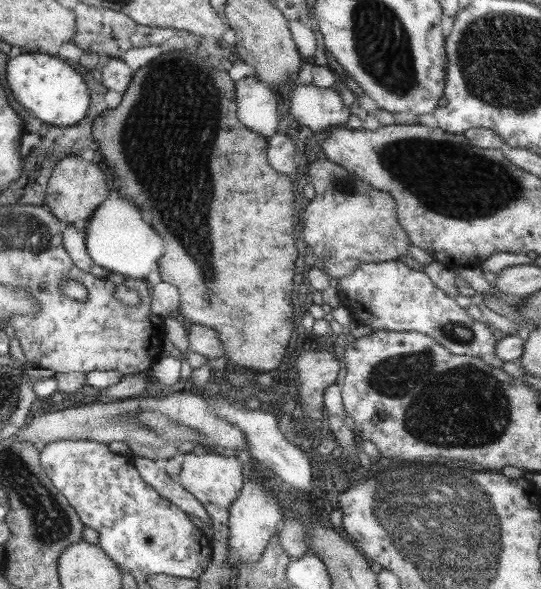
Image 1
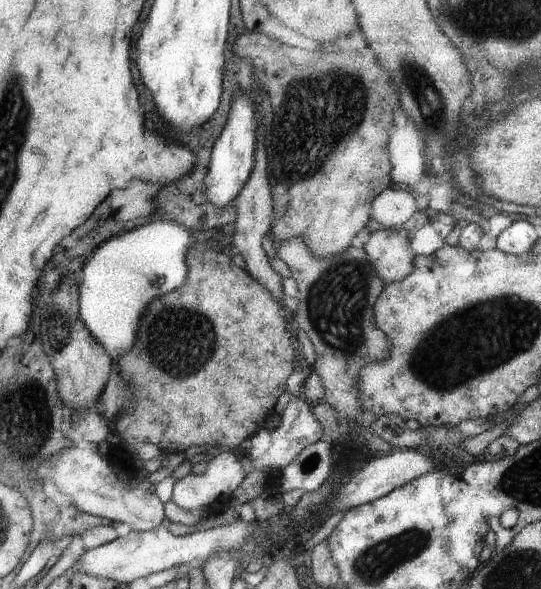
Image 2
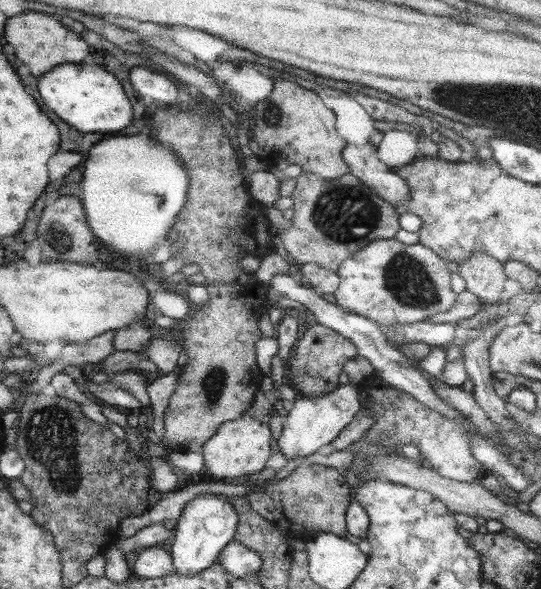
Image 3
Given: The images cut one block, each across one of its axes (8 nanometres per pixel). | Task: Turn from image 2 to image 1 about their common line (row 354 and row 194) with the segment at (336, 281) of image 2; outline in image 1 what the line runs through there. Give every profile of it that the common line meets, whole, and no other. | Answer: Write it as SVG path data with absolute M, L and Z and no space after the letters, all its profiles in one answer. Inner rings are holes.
M327 159L311 161L305 175L315 189L315 195L305 208L303 240L315 256L318 256L318 265L329 278L339 280L347 277L358 268L360 263L393 261L407 254L407 248L411 245L410 239L402 229L402 224L398 222L397 207L390 194L371 189L369 184L359 181L355 175L351 175L349 171Z

